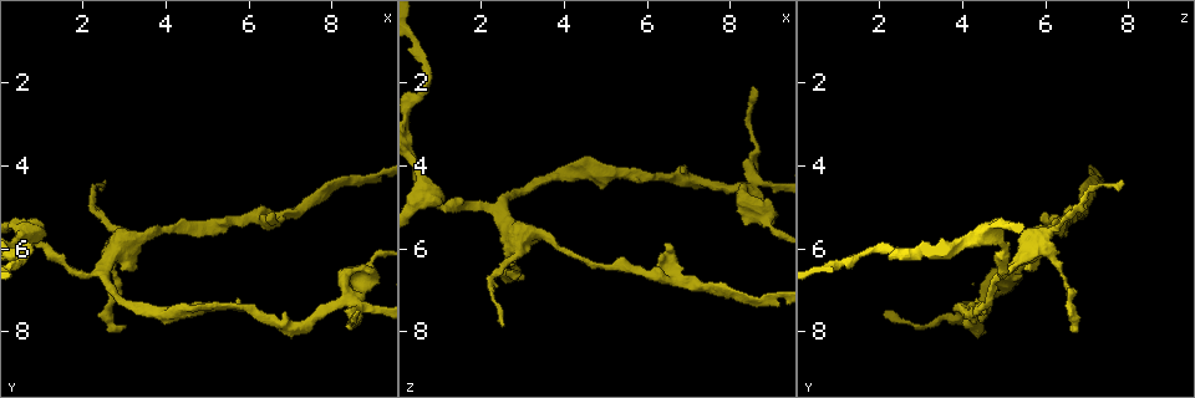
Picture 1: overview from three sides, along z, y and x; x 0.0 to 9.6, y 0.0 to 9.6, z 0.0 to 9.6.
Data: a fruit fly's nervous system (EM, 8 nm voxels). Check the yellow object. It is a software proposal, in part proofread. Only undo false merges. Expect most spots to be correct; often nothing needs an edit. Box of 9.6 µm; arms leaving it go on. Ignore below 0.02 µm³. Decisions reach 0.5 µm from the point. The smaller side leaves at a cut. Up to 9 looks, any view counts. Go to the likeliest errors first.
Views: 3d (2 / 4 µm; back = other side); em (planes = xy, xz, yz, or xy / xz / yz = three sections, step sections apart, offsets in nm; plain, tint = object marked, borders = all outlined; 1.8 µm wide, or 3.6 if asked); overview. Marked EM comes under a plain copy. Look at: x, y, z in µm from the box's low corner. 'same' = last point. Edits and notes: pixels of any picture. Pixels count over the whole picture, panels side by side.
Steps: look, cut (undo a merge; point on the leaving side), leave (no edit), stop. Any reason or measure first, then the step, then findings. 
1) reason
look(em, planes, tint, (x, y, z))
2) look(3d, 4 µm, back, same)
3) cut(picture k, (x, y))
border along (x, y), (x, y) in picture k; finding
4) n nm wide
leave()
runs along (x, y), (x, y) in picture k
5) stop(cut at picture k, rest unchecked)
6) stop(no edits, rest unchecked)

a fork
look(em, xy, step 16, tint, (6.15, 5.25, 6.60))

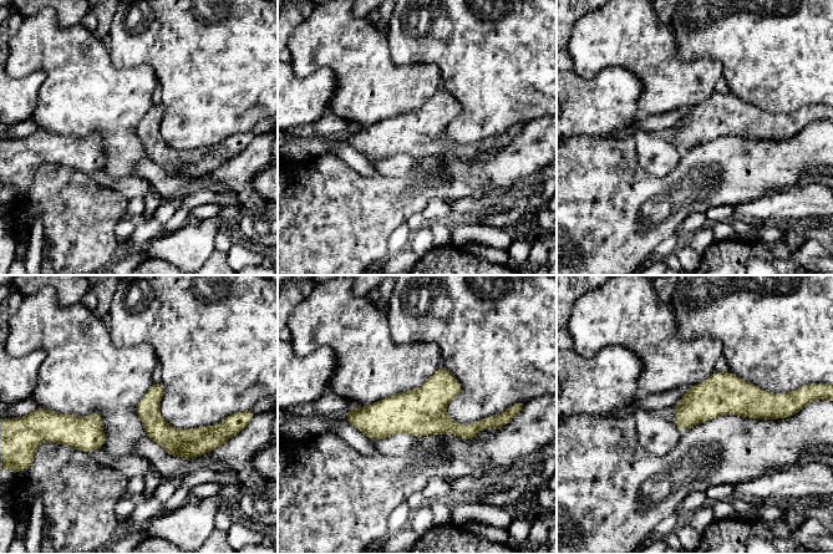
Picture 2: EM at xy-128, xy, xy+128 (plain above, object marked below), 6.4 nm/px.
another direction
look(em, planes, tint, same)

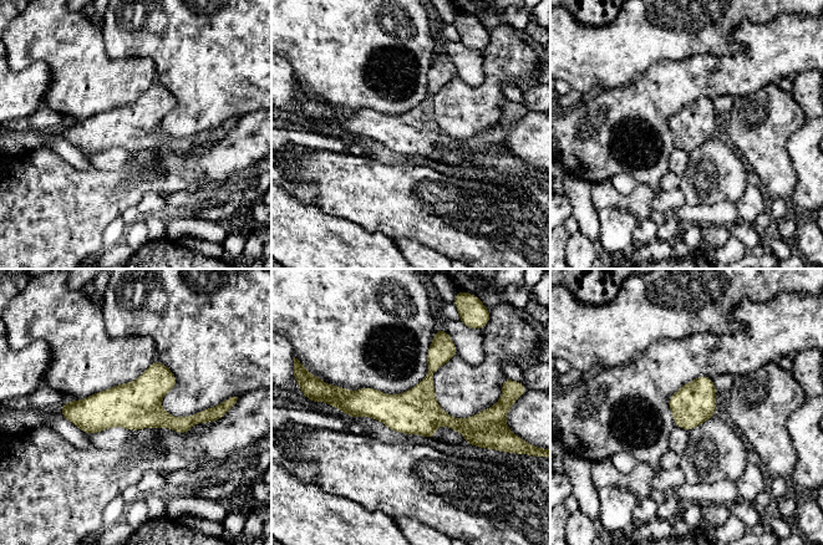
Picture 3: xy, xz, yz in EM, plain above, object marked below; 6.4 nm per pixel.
280 nm wide
leave()
runs along (336, 402), (452, 423), (486, 414) in picture 3; one neuron here

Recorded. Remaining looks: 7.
look(em, 3.6 µm, planes, tint, (2.90, 5.80, 5.90))

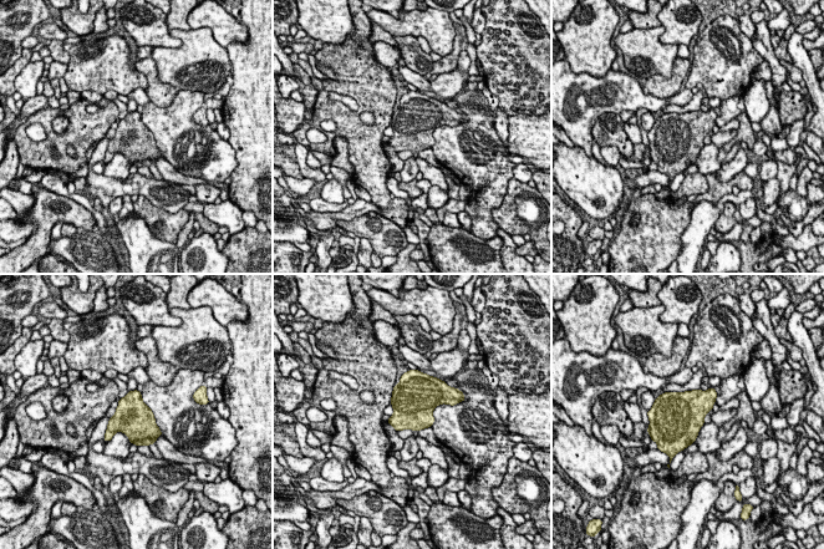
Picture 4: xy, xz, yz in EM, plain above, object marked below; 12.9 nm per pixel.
480 nm wide
leave()
continuous, no second neuron

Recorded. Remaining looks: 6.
looks like a crossing
look(em, 3.6 µm, planes, tint, (8.35, 7.25, 4.55))

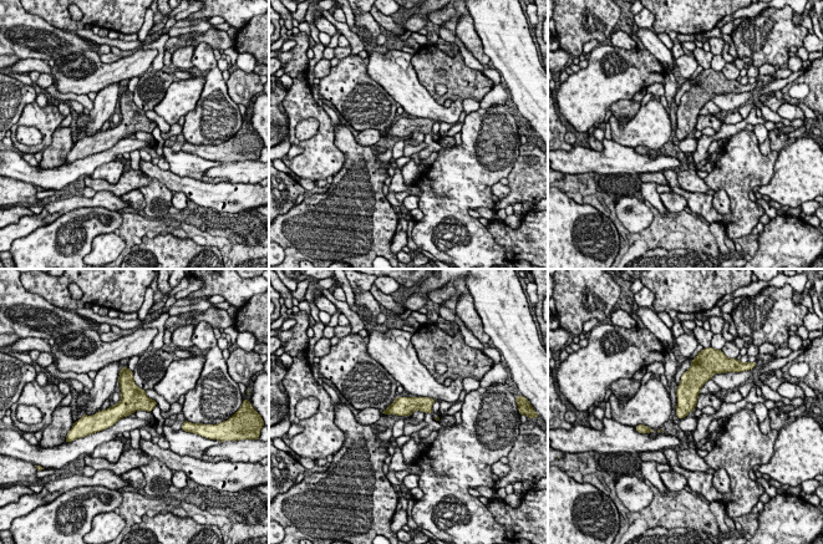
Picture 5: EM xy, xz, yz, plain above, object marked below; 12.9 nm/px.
leave()
all the same neuron

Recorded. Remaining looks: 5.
three-way junction
look(3d, 4 µm, (0.75, 5.65, 4.65))

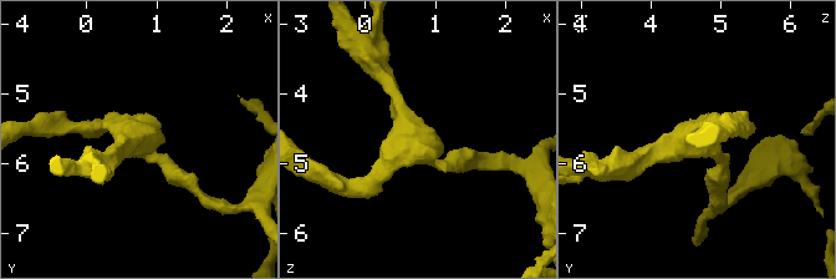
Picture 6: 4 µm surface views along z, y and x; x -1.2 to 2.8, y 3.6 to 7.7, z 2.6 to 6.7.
3 arms; arms of 200, 200, 220 nm; now the EM
look(em, planes, tint, (0.75, 5.65, 4.65))

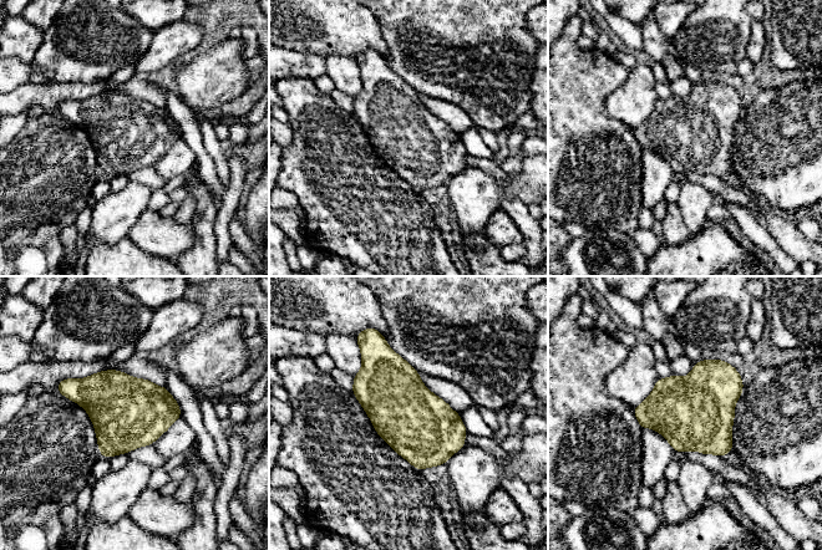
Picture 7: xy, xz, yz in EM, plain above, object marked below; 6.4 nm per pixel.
460 nm wide
leave()
all the same neuron

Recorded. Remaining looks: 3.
stop(no edits, rest unchecked)

